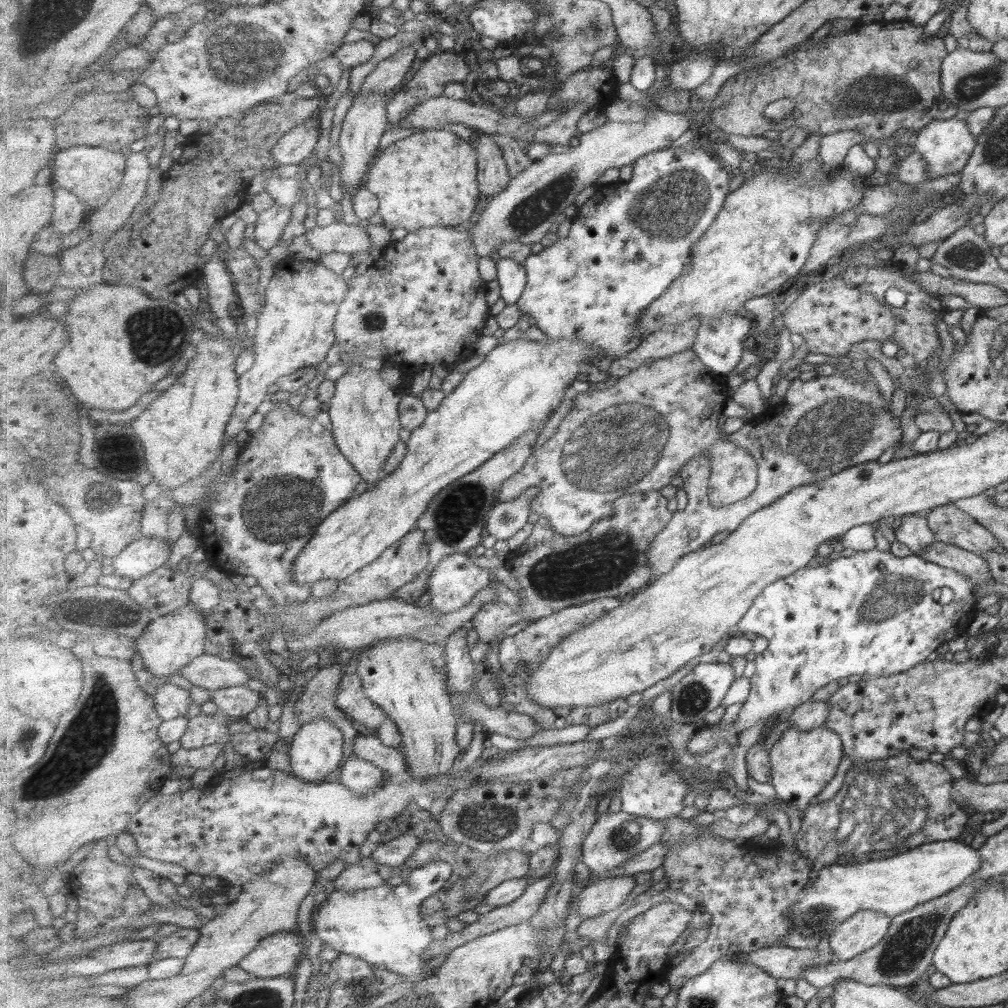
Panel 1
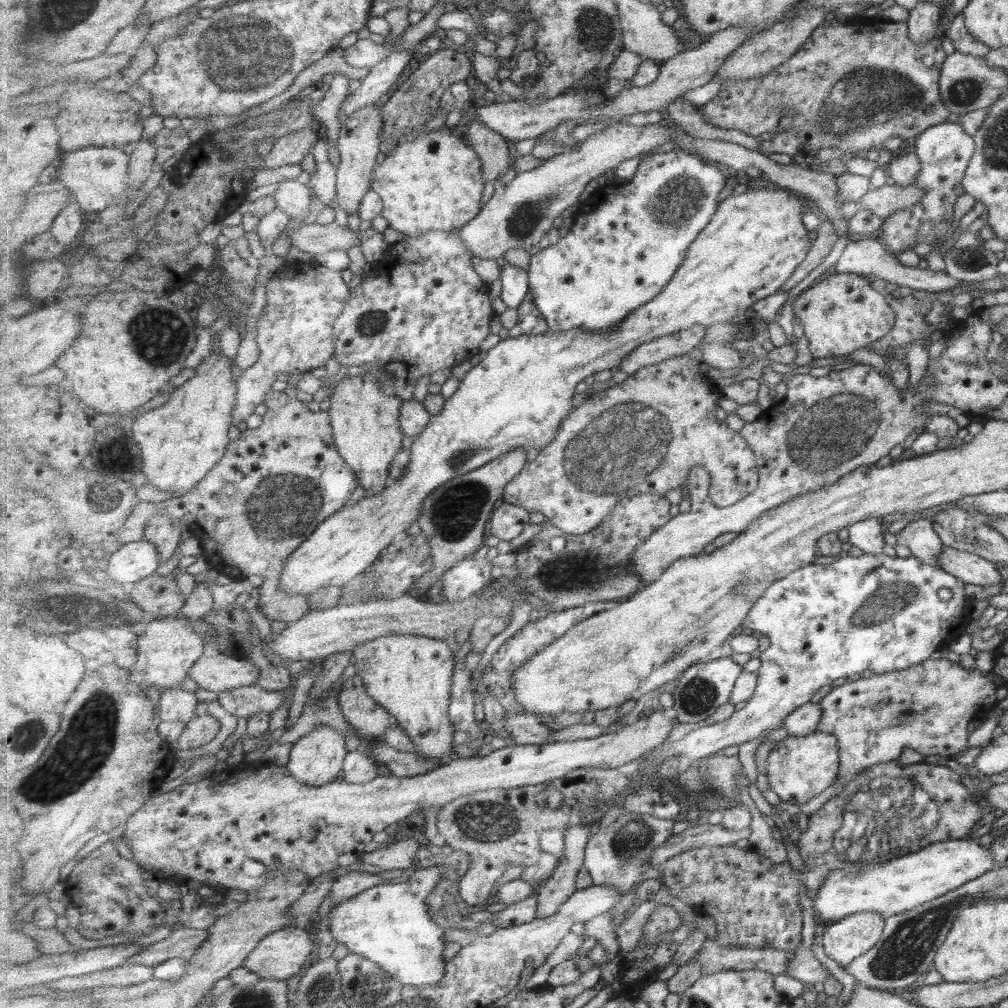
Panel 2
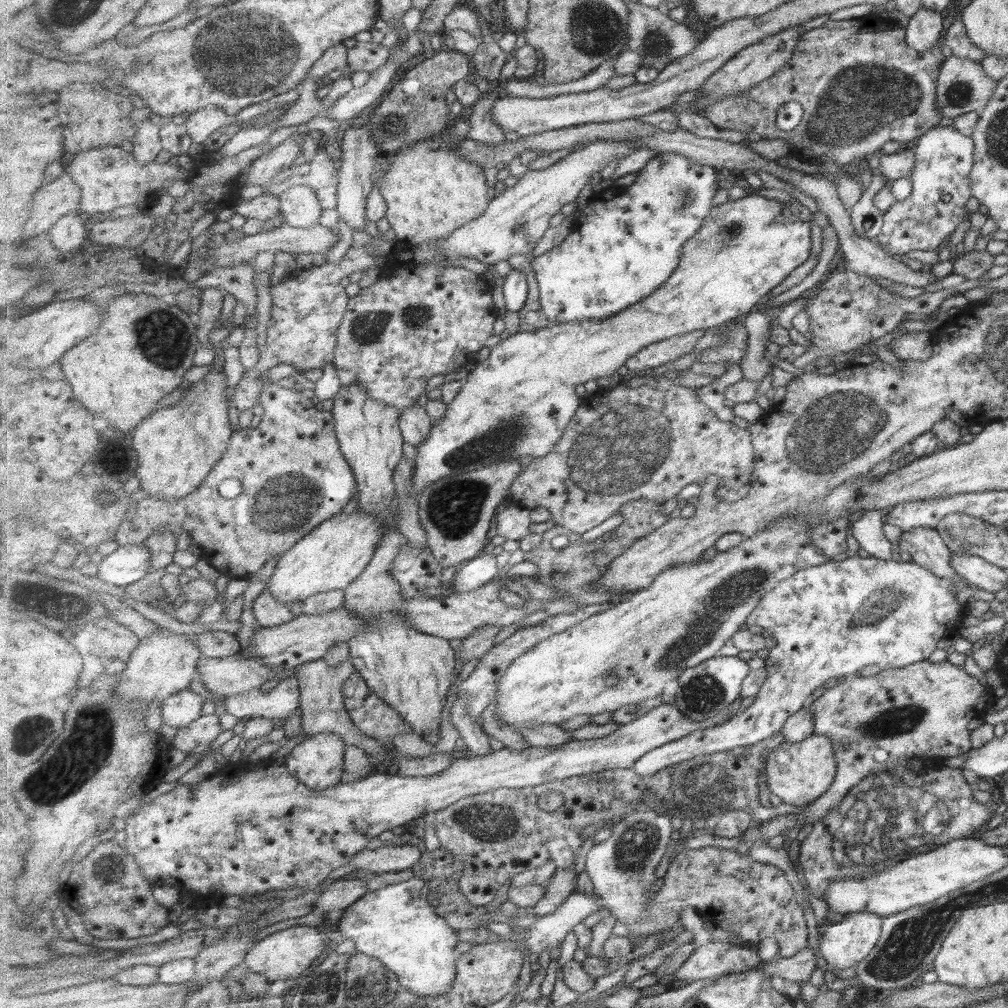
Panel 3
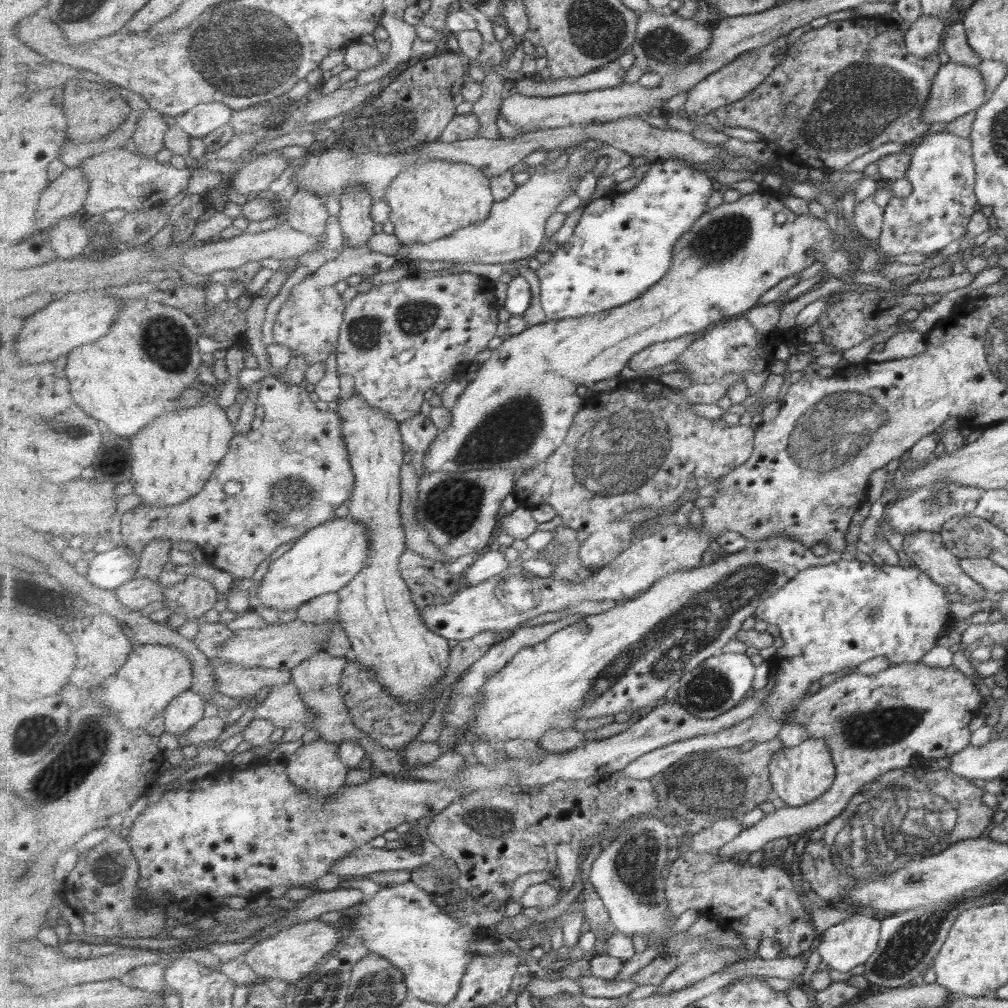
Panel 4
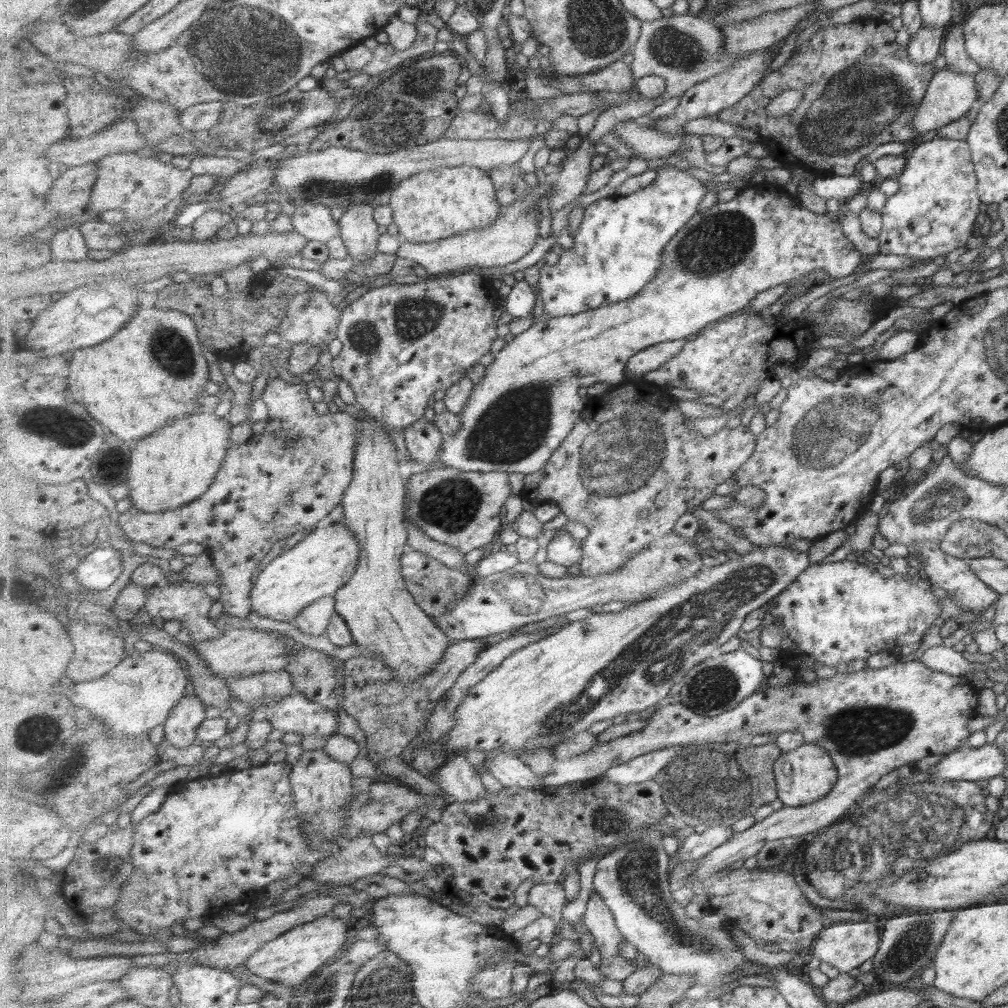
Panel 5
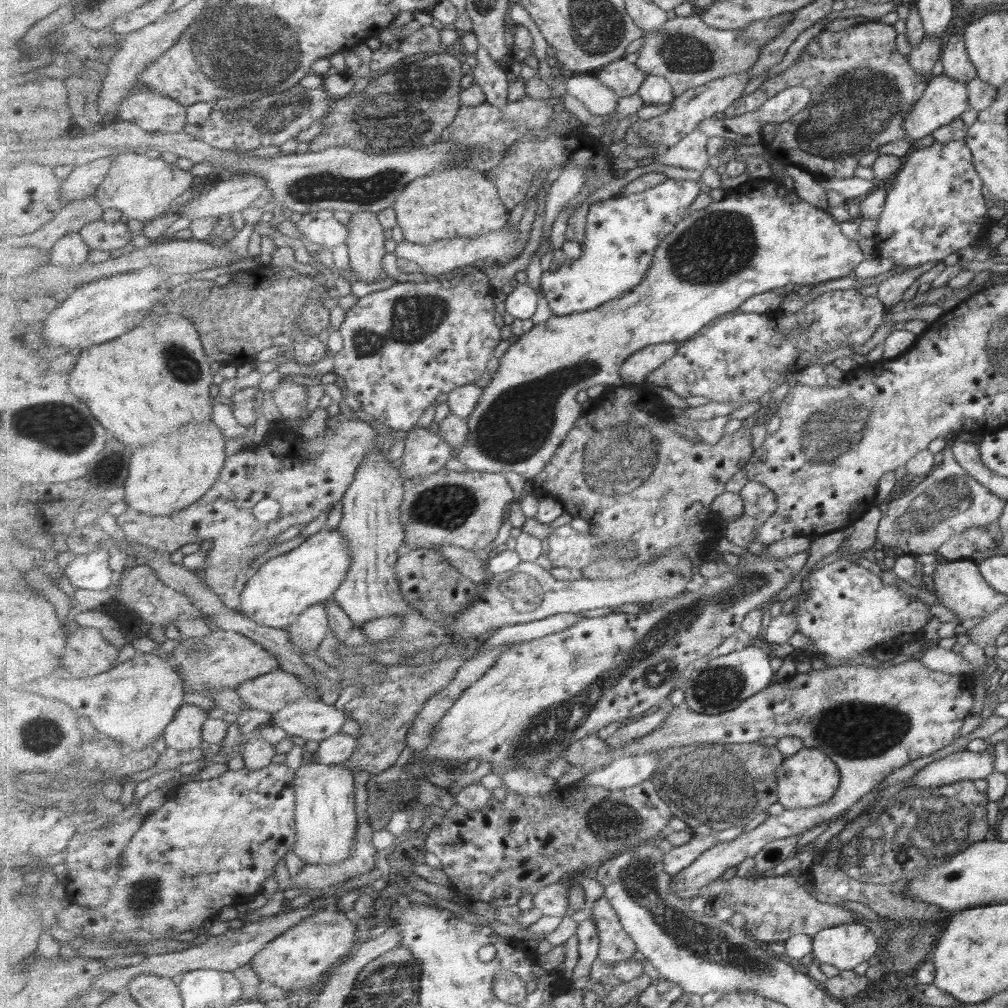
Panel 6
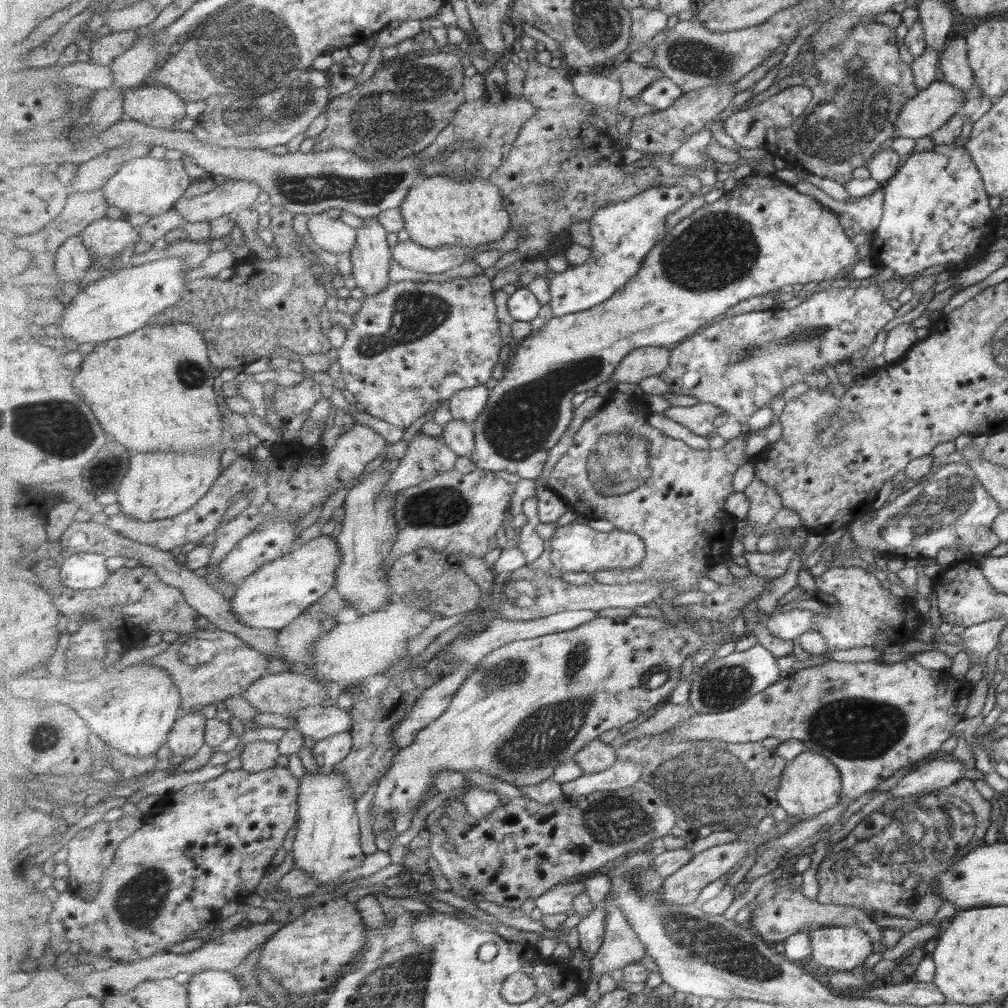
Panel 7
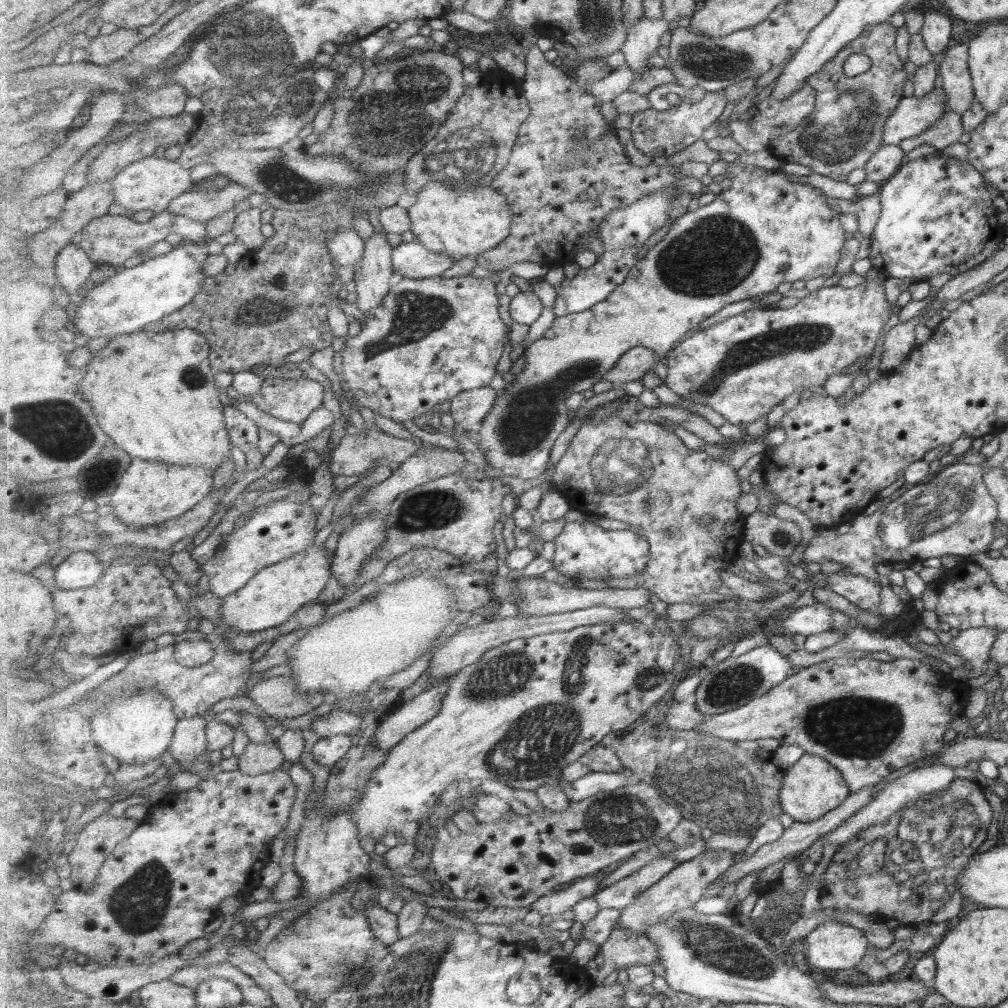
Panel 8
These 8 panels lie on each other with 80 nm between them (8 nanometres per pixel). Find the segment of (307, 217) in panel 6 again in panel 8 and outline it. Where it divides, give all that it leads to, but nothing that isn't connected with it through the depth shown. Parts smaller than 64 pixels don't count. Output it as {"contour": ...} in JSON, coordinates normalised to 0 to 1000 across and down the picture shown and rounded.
{"contour":[[[340,227],[326,240],[326,248],[337,264],[353,269],[362,254],[362,240],[355,229]]]}

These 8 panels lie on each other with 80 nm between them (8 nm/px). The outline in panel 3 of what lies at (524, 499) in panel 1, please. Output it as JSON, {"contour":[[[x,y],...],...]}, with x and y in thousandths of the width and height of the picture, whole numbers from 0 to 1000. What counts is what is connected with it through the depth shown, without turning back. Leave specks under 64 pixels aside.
{"contour":[[[506,500],[501,503],[498,503],[494,509],[492,510],[492,529],[497,533],[503,536],[517,536],[521,534],[525,530],[525,522],[529,520],[527,518],[527,514],[525,514],[526,505],[522,505],[521,503],[516,503],[513,500]]]}

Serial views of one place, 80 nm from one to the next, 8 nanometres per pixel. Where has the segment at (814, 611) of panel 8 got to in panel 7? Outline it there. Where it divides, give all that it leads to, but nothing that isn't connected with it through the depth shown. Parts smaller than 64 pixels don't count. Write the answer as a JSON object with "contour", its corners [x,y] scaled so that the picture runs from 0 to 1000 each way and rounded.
{"contour":[[[787,604],[778,608],[767,607],[760,615],[765,629],[771,633],[788,635],[797,627],[808,625],[806,611],[809,608],[800,604]]]}

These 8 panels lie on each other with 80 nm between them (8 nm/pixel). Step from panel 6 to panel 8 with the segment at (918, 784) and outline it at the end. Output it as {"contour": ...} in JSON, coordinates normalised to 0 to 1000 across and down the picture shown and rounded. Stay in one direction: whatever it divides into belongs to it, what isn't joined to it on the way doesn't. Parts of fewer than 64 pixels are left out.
{"contour":[[[936,758],[902,764],[900,768],[896,768],[896,770],[886,773],[882,778],[878,778],[878,782],[866,794],[863,794],[858,801],[855,801],[852,805],[848,805],[826,823],[816,827],[814,829],[814,838],[821,834],[822,836],[830,837],[830,843],[852,824],[860,821],[864,823],[864,819],[866,818],[877,817],[882,810],[897,805],[901,796],[906,796],[916,792],[918,789],[928,788],[930,785],[937,784],[945,773],[945,763],[941,762],[941,760],[936,760]]]}

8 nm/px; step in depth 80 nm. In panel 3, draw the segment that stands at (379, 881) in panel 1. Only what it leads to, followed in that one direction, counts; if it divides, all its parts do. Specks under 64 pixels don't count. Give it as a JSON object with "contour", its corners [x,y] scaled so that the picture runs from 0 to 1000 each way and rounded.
{"contour":[[[334,872],[328,876],[313,896],[312,906],[322,907],[328,903],[338,903],[354,895],[367,882],[367,875],[354,872]]]}

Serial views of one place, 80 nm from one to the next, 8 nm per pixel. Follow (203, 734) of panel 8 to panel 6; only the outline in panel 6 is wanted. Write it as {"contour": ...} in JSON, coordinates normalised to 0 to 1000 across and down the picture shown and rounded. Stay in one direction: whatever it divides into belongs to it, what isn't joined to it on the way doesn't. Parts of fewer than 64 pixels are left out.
{"contour":[[[182,697],[175,713],[164,724],[164,738],[178,746],[197,742],[197,738],[202,735],[201,720],[205,714],[205,706],[197,700]]]}

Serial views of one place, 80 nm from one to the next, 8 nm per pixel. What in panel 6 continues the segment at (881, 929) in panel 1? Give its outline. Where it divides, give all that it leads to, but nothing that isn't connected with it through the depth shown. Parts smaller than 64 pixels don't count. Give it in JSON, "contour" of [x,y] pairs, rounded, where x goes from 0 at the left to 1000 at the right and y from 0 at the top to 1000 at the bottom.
{"contour":[[[853,916],[833,917],[811,924],[806,932],[806,948],[812,955],[824,956],[831,963],[844,963],[850,956],[867,947],[870,932],[860,920]]]}

